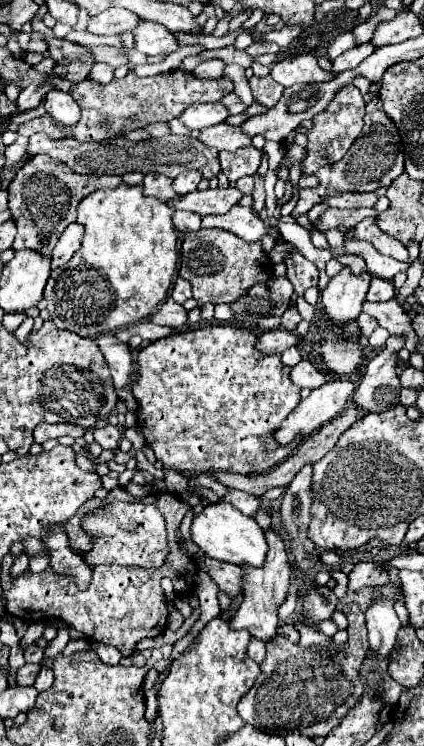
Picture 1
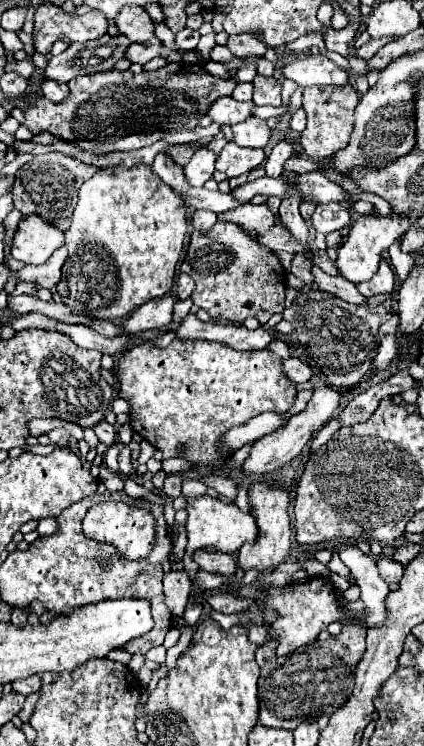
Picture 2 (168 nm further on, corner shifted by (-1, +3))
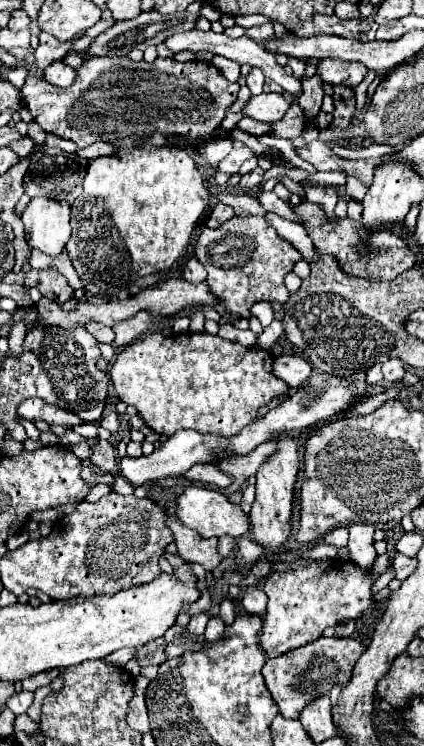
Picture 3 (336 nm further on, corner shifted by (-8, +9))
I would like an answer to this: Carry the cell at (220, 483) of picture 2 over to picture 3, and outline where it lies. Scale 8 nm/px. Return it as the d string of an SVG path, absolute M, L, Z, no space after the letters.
M194 464L194 466L184 474L184 478L186 478L186 480L192 480L192 482L212 484L212 486L218 486L218 488L228 488L228 486L230 486L228 476L224 476L214 464Z

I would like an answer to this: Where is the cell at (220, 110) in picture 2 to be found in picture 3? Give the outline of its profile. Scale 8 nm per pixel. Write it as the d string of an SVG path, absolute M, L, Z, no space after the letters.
M260 94L250 98L244 112L260 122L278 122L284 118L284 112L290 108L290 104L292 102L288 102L282 94Z

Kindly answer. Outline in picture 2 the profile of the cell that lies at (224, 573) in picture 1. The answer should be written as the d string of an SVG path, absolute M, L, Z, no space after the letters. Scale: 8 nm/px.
M197 550L193 554L193 560L199 564L201 570L211 572L211 574L219 574L225 578L231 578L237 570L237 564L233 560L233 556L223 554L223 552L207 552L207 550Z

